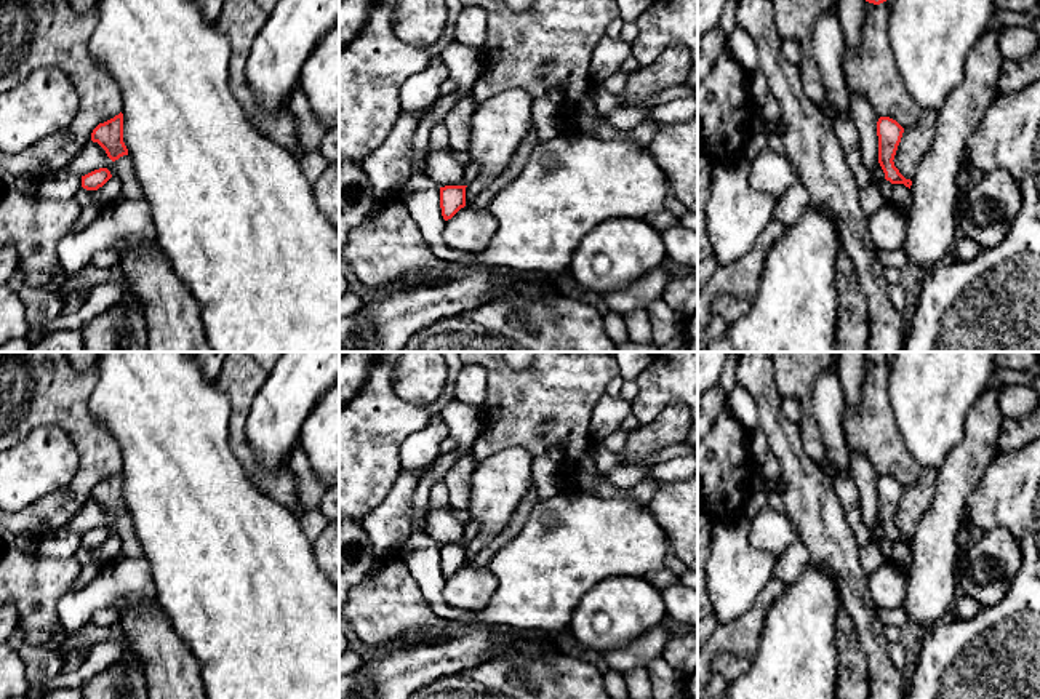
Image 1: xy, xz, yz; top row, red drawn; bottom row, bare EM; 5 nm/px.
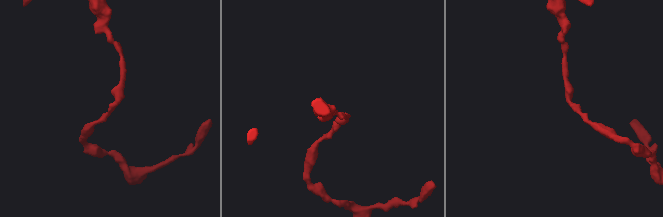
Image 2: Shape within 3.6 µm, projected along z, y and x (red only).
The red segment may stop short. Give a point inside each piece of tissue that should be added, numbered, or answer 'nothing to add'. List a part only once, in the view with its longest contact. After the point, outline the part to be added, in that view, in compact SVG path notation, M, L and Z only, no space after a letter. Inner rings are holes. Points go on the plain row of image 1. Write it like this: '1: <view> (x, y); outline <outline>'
nothing to add

